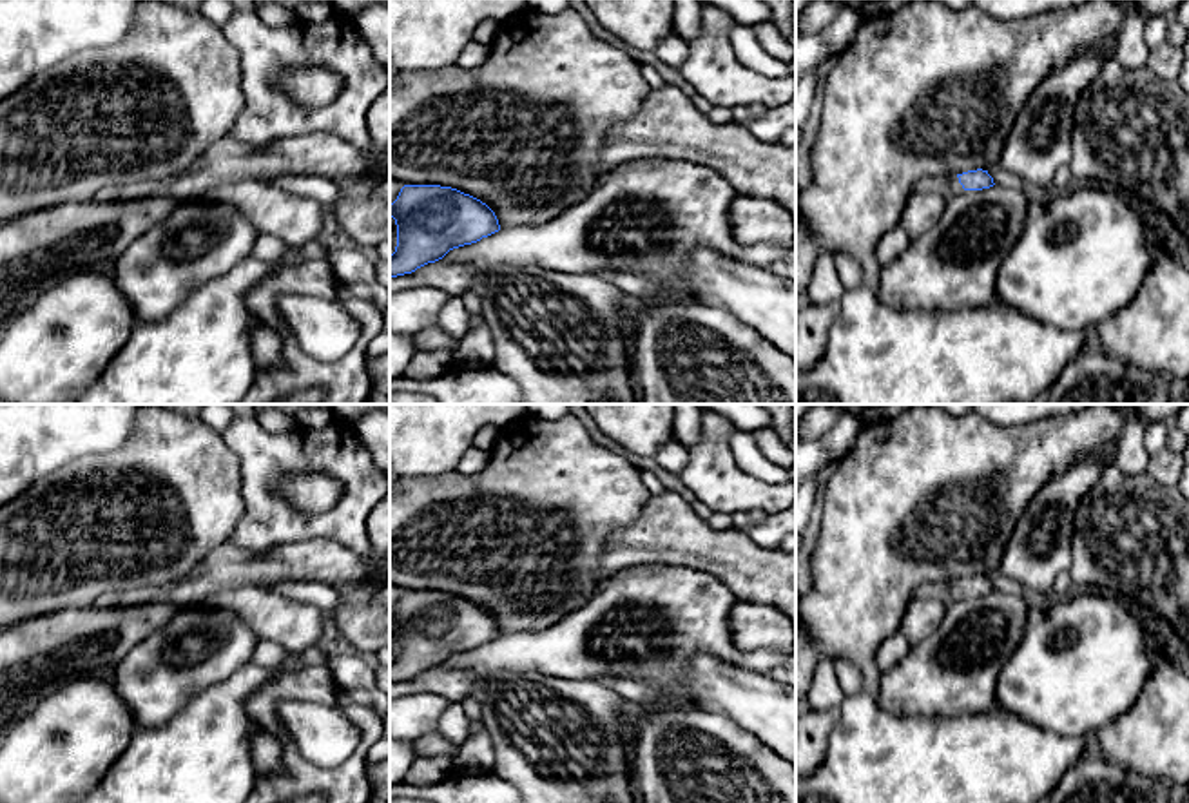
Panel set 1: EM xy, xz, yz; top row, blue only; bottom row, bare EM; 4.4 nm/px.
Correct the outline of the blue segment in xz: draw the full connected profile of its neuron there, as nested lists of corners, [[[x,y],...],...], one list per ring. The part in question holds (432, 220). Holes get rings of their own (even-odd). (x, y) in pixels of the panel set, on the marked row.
[[[404,185],[390,205],[397,247],[390,277],[411,274],[500,230],[495,212],[480,199],[451,187]]]

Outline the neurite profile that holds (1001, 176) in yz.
[[[991,167],[988,169],[988,174],[993,178],[995,185],[1008,187],[1008,189],[1028,189],[1019,176],[1008,172],[1002,167]]]

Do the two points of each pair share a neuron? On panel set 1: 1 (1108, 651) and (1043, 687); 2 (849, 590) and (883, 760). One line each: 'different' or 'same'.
1: same
2: different

